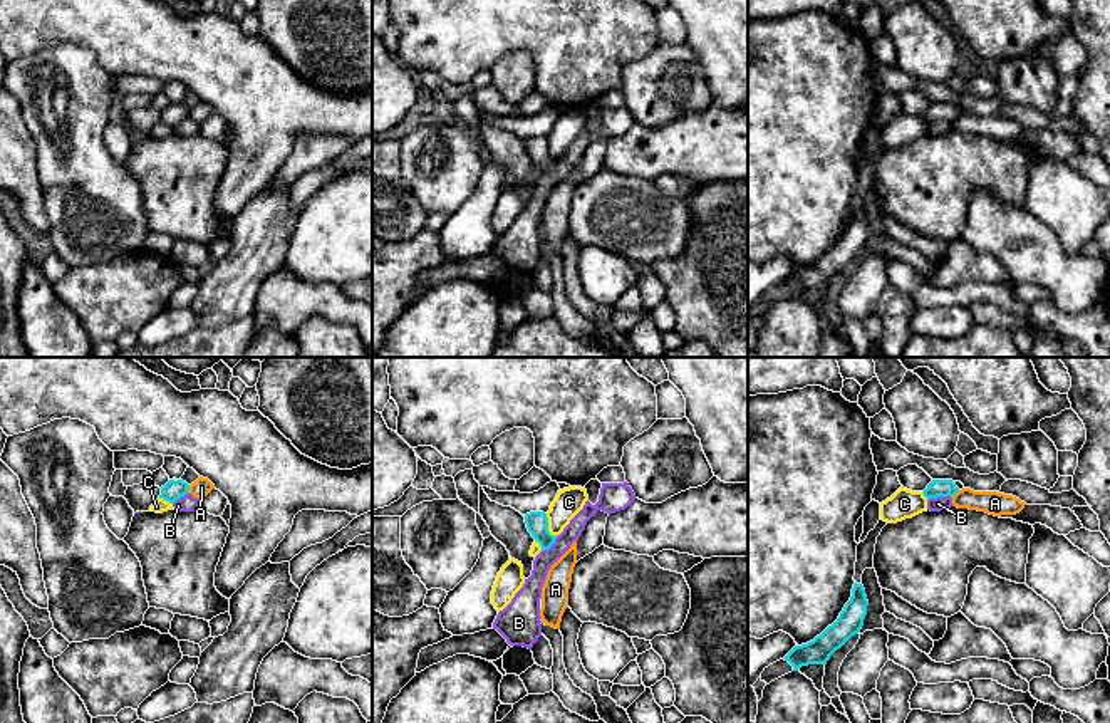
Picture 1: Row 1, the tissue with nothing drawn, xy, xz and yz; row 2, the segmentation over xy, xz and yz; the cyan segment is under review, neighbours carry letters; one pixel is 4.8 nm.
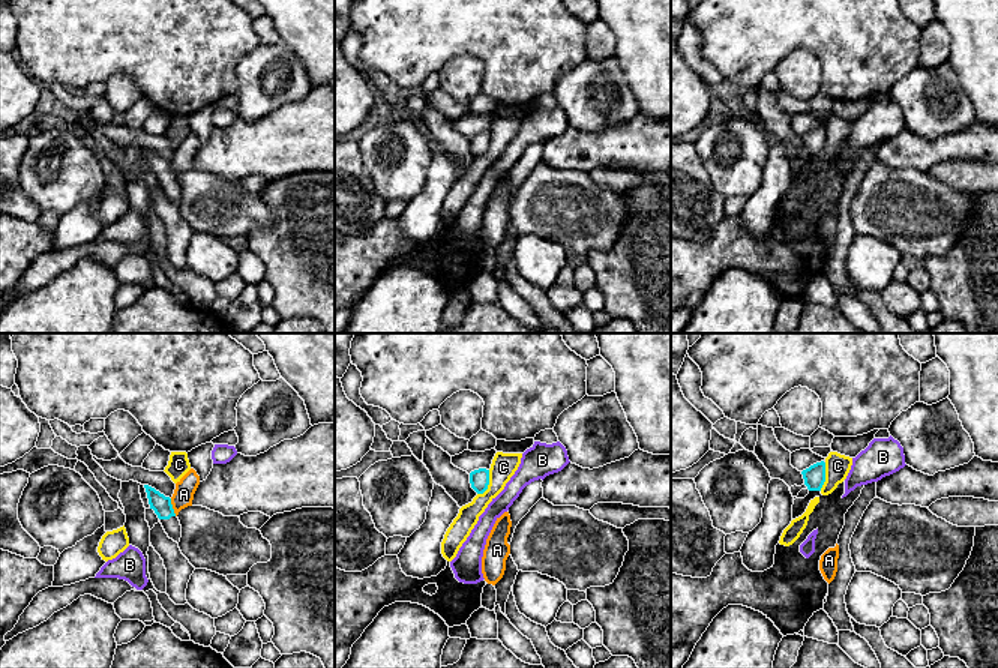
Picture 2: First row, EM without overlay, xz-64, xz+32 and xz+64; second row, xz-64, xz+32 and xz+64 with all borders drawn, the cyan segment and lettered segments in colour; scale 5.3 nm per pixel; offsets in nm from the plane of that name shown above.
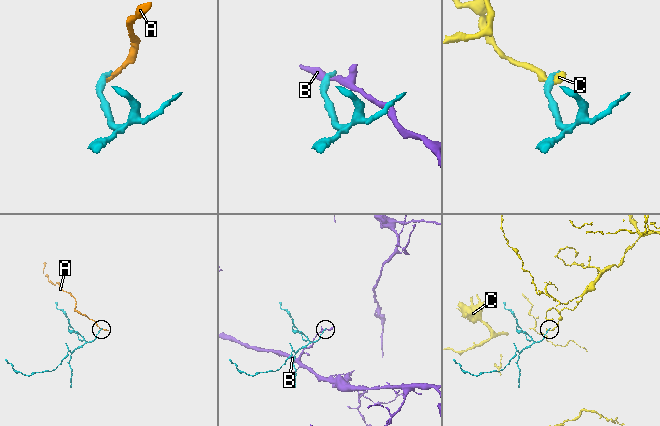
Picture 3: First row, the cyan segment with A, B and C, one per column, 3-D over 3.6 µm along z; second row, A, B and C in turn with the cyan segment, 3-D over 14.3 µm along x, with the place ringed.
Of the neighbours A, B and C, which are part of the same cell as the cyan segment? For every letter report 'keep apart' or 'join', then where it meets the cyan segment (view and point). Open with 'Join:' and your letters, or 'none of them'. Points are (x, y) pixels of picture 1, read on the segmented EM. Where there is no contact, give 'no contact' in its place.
Join: none of them
A: keep apart; meets cyan in yz at (954, 494)
B: keep apart; meets cyan in yz at (938, 495)
C: keep apart; meets cyan in xz at (547, 525)

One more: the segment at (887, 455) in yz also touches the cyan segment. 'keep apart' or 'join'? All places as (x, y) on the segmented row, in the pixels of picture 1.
keep apart

